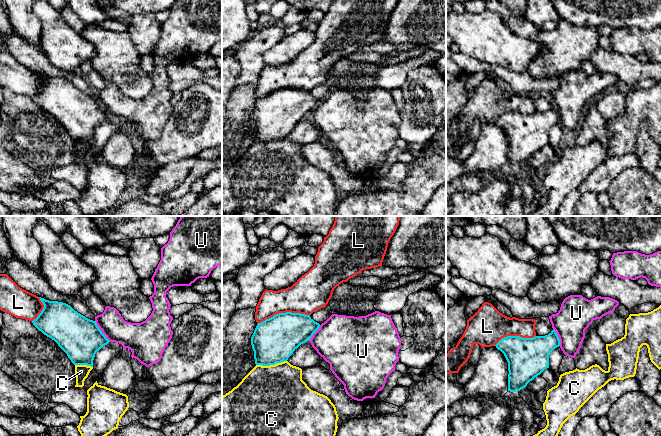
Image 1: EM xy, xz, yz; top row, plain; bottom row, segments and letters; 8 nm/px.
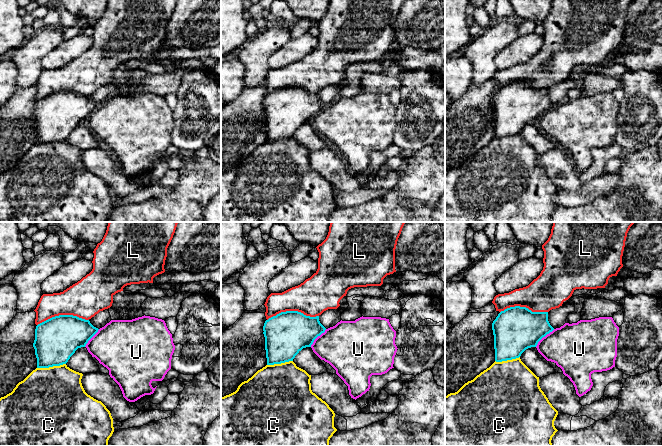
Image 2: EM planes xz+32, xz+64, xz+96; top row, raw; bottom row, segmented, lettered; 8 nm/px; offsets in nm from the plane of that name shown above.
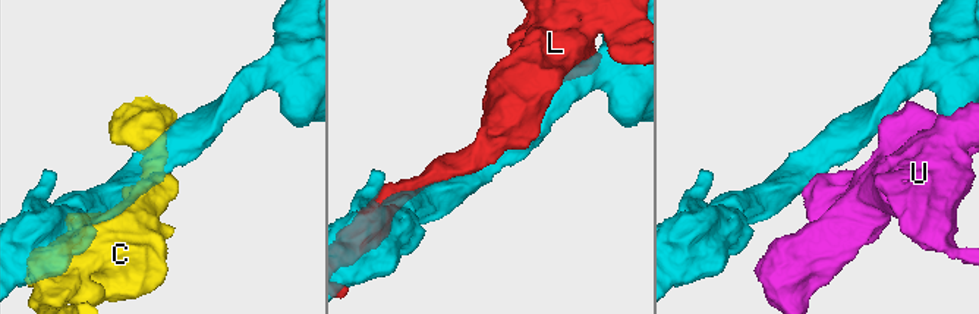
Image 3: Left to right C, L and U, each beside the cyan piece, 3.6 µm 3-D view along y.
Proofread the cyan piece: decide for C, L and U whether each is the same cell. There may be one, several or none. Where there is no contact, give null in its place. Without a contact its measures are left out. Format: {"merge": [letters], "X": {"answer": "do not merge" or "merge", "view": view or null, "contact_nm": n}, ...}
{"merge": [], "C": {"answer": "do not merge", "view": "xz", "contact_nm": 260}, "L": {"answer": "do not merge", "view": "xz", "contact_nm": 420}, "U": {"answer": "do not merge", "view": "xy", "contact_nm": 220}}

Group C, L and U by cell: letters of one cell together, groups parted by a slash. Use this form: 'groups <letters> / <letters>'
groups C / L / U

